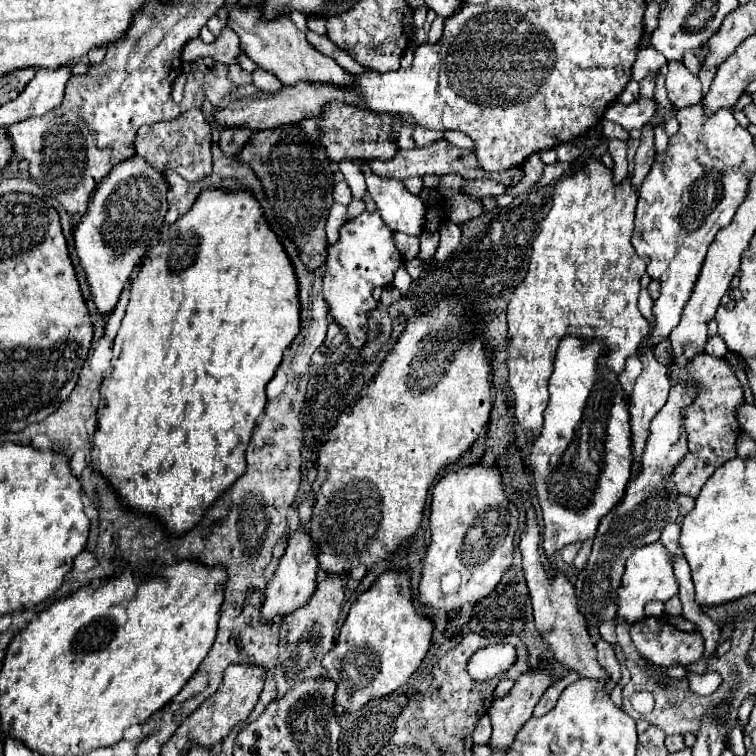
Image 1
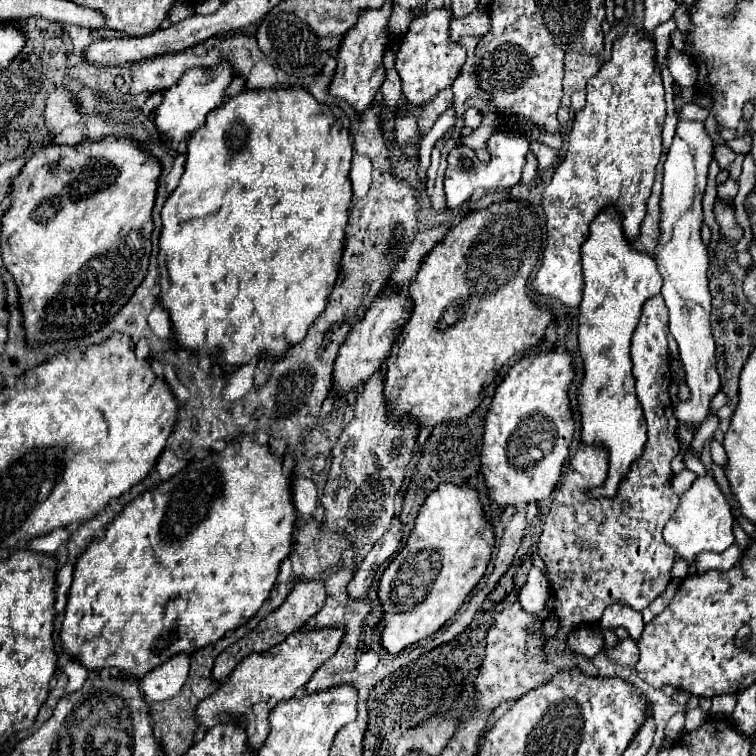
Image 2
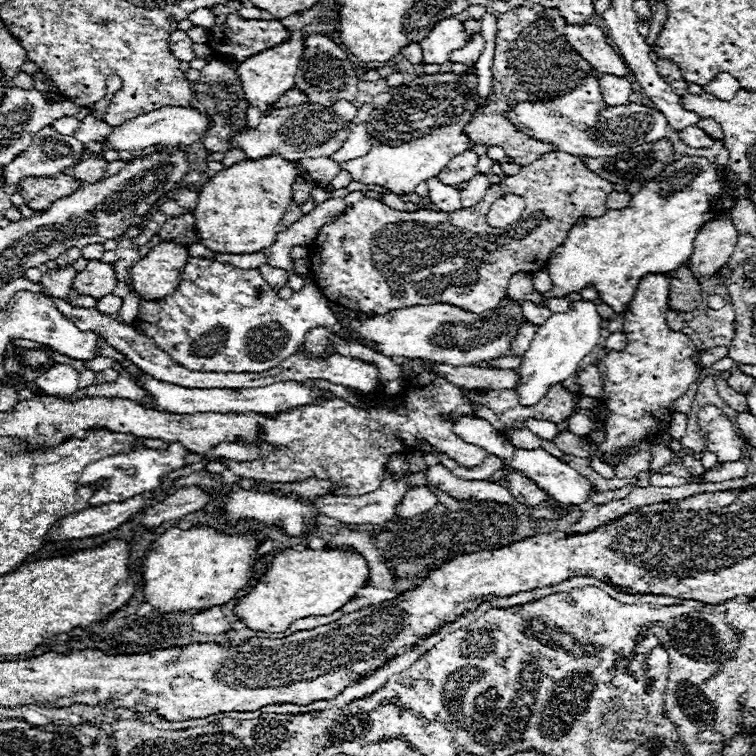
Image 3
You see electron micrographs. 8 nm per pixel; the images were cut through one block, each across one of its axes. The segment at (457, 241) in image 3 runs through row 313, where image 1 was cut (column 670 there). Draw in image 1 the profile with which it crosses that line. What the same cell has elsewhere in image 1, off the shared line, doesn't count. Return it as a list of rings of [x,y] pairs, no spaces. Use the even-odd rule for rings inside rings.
[[[700,352],[698,356],[688,360],[684,368],[672,362],[668,370],[670,370],[670,384],[678,382],[686,384],[686,380],[690,380],[690,384],[698,388],[694,402],[682,408],[682,422],[688,434],[688,452],[676,464],[672,474],[666,476],[666,480],[670,480],[680,494],[696,498],[700,488],[712,476],[712,472],[720,464],[736,458],[736,438],[740,436],[740,428],[736,422],[736,408],[744,404],[744,390],[732,368],[726,364],[726,360],[710,356],[706,352]]]

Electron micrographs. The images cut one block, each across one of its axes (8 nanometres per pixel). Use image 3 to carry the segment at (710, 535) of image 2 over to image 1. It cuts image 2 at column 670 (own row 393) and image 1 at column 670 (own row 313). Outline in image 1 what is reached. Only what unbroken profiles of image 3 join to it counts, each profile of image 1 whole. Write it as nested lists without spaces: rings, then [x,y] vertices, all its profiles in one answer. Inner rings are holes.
[[[662,542],[642,546],[626,562],[626,570],[624,570],[620,588],[616,592],[616,606],[618,606],[616,618],[624,620],[626,624],[640,622],[644,618],[644,606],[648,602],[652,602],[652,600],[666,602],[674,594],[678,594],[678,582],[676,582],[674,572],[672,572],[670,552],[662,546]]]

